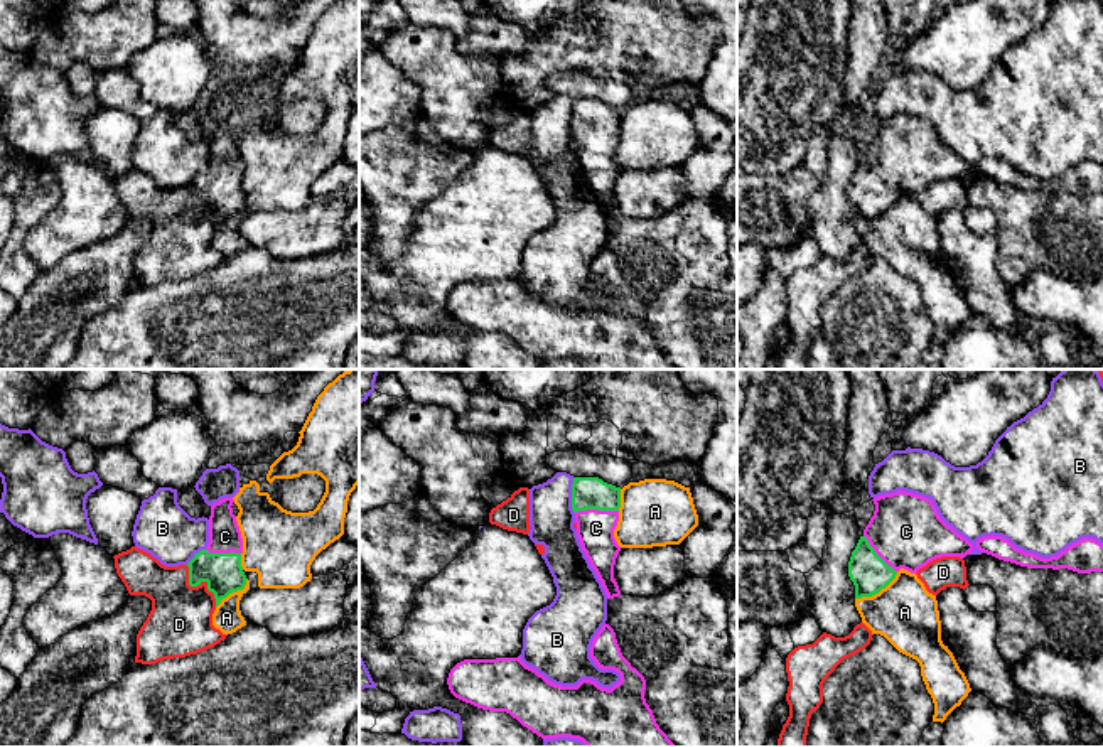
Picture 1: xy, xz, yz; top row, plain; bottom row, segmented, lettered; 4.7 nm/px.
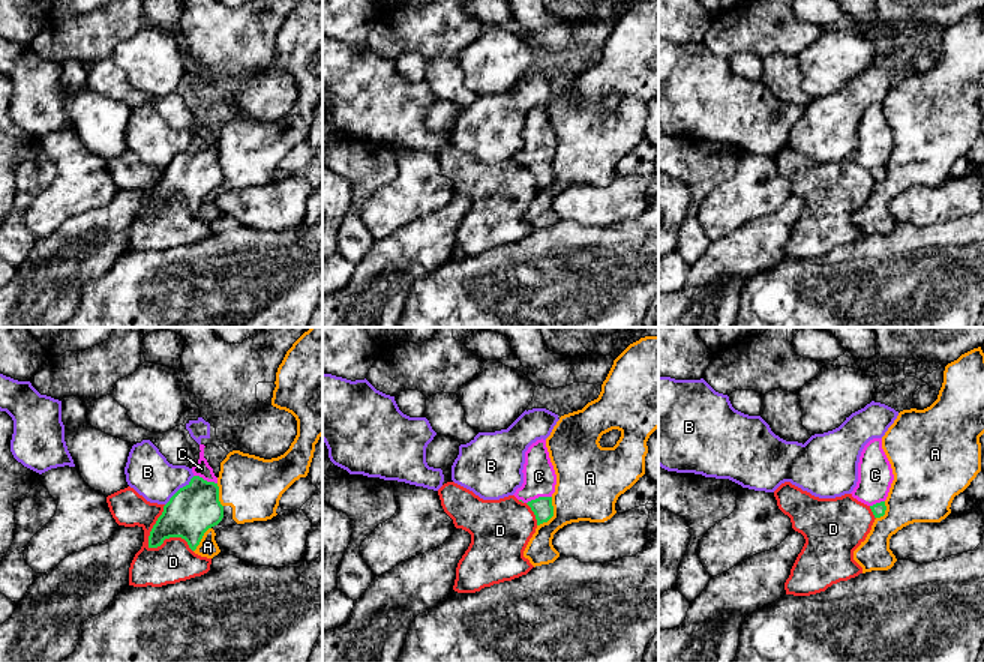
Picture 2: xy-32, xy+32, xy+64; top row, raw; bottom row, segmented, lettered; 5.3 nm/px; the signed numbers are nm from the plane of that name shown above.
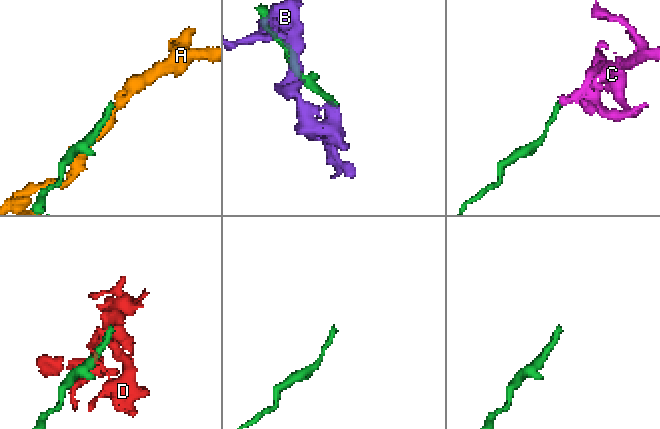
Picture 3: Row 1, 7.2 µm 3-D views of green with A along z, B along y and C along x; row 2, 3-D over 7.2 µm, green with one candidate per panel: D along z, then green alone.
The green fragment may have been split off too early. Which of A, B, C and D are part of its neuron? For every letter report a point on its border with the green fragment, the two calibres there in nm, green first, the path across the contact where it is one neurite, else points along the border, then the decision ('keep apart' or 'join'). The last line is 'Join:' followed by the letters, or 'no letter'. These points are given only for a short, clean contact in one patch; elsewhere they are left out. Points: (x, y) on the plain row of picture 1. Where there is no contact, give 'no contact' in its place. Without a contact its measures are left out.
A: contact yz (877, 214); calibres 180 and 300 nm; border yz (898, 194), (877, 214), (855, 221); keep apart
B: contact xz (572, 118); calibres 160 and 220 nm; border xz (572, 100), (574, 135); keep apart
C: contact xz (596, 130); calibres 160 and 180 nm; way xz (587, 115), (596, 130), (596, 150); join
D: contact xy (199, 206); calibres 190 and 300 nm; keep apart
Join: C

